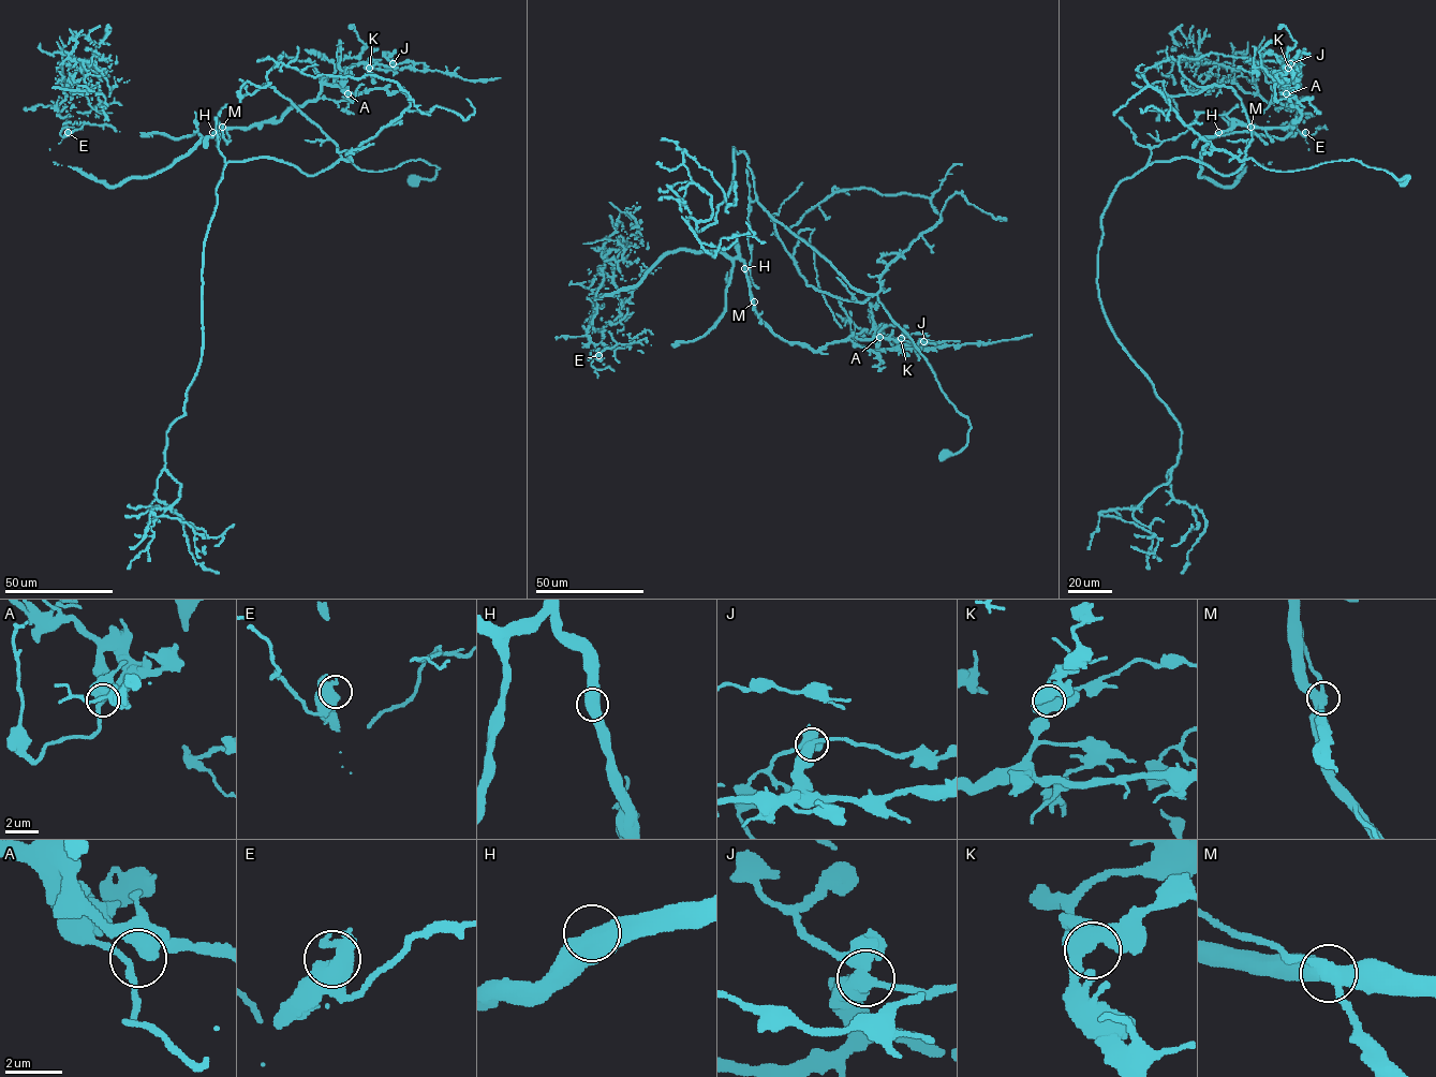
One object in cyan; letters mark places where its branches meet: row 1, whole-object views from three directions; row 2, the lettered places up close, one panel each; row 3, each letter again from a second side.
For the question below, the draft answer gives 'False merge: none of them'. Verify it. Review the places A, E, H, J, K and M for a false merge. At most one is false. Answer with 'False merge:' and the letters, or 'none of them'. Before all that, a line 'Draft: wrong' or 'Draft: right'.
Draft: wrong
False merge: M

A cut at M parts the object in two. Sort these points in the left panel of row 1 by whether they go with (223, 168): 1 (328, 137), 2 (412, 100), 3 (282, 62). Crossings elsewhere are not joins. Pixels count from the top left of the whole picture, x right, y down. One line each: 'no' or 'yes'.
1: yes
2: yes
3: yes

